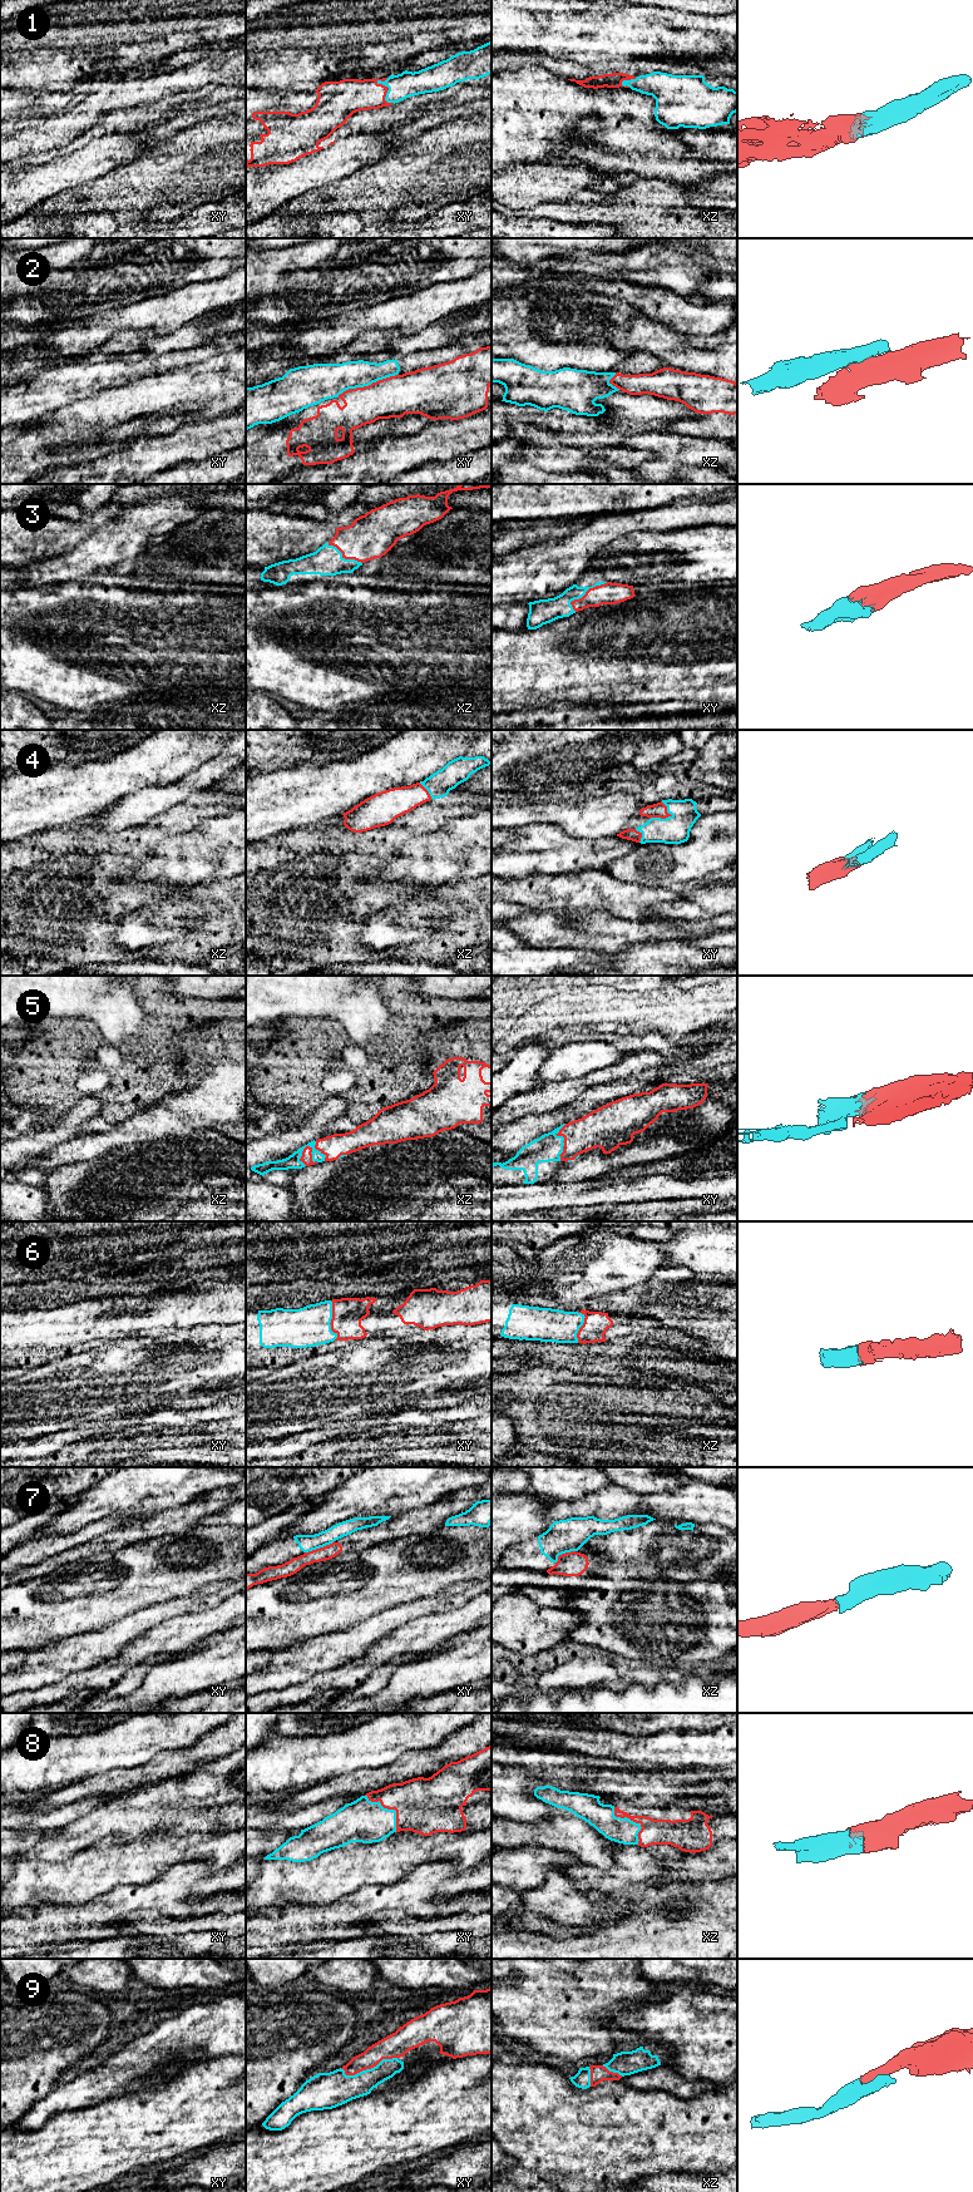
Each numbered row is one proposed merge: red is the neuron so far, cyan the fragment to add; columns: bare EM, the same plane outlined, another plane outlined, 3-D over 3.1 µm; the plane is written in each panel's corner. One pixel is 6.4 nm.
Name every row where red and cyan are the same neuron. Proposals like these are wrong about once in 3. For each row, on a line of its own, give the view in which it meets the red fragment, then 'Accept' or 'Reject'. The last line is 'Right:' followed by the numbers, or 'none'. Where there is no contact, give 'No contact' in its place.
1: Touches red in xy. Accept
2: Touches red in xy. Reject
3: Touches red in xy. Accept
4: Touches red in xy. Accept
5: Touches red in xz. Accept
6: Touches red in xy. Accept
7: Touches red in xy. Reject
8: Touches red in xy. Accept
9: Touches red in xy. Accept
Right: 1, 3, 4, 5, 6, 8, 9

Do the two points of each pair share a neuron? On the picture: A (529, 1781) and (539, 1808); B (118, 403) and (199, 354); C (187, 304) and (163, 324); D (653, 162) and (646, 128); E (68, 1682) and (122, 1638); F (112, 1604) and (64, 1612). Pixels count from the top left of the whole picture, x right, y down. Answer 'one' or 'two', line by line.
A: one
B: two
C: one
D: two
E: two
F: one

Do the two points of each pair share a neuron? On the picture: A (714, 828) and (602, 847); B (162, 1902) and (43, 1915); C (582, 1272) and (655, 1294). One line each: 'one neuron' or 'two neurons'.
A: two neurons
B: one neuron
C: two neurons

